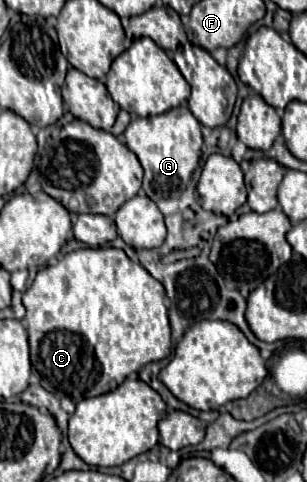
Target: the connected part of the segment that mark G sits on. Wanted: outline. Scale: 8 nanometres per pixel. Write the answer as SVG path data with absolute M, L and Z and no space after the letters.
M177 106L165 114L153 118L135 118L125 130L127 148L135 152L139 158L145 176L143 176L143 190L151 200L157 198L179 198L181 192L187 188L193 170L199 164L201 152L201 124L191 114L187 106Z

